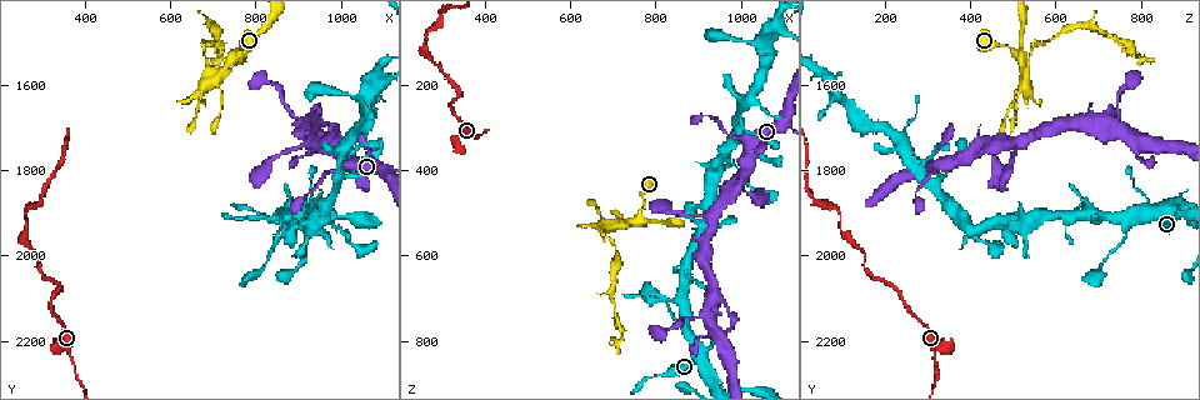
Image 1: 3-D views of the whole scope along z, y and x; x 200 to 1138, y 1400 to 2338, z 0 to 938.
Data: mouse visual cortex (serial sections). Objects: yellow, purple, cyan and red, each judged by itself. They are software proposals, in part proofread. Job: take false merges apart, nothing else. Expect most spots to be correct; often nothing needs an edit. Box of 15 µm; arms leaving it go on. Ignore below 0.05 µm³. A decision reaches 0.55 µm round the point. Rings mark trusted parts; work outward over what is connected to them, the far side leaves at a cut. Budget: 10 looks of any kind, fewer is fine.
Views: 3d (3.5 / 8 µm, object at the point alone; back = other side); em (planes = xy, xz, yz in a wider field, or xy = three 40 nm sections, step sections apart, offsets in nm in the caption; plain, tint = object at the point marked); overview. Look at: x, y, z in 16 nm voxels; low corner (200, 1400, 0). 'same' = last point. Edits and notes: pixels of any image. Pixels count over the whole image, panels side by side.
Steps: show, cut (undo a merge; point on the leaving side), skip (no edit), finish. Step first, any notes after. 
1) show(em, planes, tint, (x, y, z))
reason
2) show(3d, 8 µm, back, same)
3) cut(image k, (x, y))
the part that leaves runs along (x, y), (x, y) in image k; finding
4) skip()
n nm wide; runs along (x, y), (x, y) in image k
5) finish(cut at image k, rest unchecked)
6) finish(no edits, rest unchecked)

show(3d, 8 µm, (260, 1910, 100))

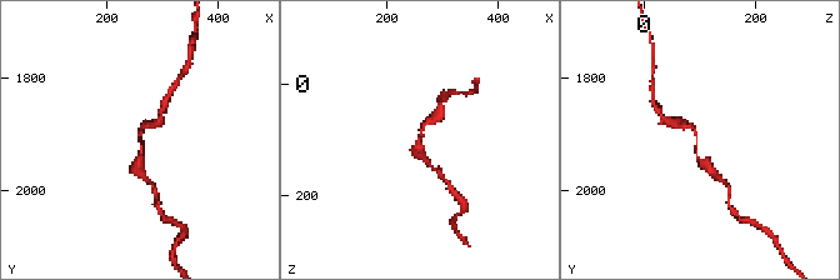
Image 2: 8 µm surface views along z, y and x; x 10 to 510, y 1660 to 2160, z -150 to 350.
show(3d, 3.5 µm, back, (265, 1915, 95))

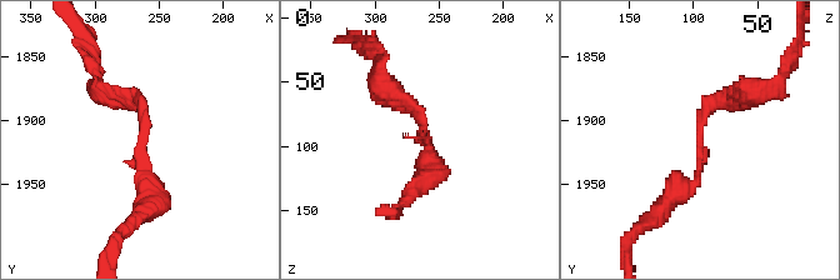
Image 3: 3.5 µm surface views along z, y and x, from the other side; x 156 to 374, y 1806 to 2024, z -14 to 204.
show(em, xy, step 3, tint, (266, 1908, 94))
arms of 150, 250 nm; need the tissue

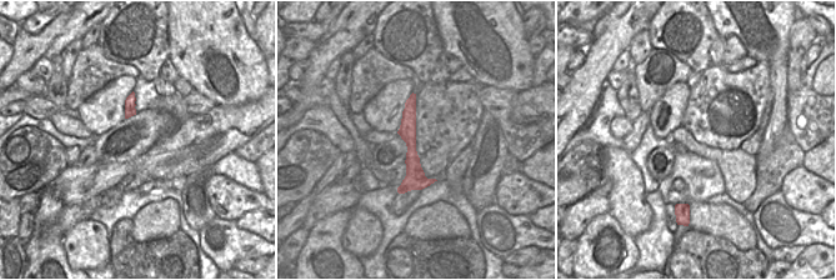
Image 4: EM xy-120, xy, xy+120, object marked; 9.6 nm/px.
skip()
170 nm wide; runs along (413, 98), (411, 180), (401, 190) in image 4; continuous, no second cell

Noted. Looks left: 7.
show(3d, 3.5 µm, (695, 1590, 540))
a fork

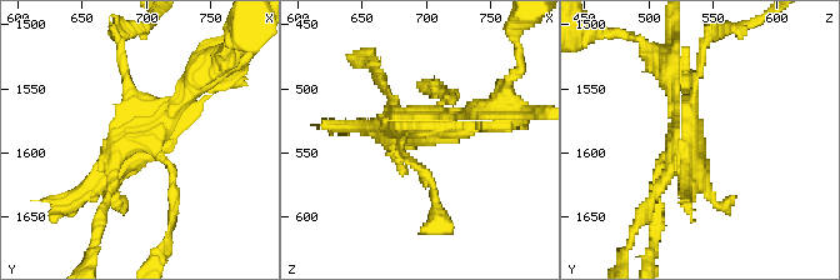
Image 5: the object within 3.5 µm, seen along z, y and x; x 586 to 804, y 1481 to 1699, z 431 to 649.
show(em, planes, tint, (692, 1594, 532))

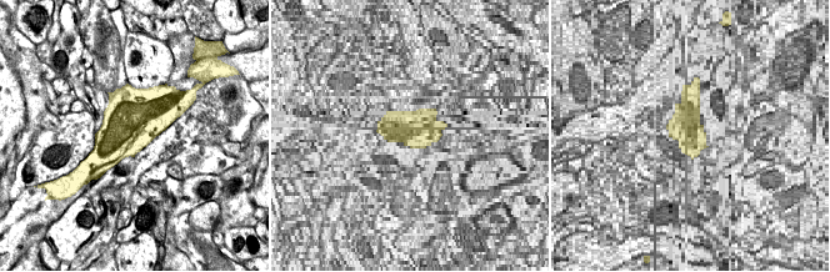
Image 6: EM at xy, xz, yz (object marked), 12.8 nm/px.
skip()
runs along (191, 94), (141, 148), (119, 64) in image 5; continuous, no second cell

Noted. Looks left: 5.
show(3d, 8 µm, (995, 1745, 435))
arms part here

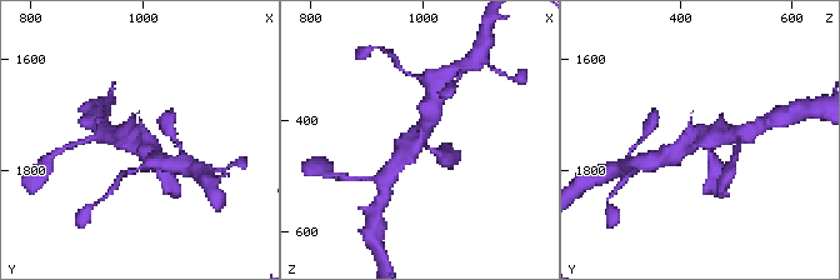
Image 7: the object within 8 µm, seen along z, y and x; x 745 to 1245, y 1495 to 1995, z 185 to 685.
show(3d, 3.5 µm, (990, 1745, 435))
closer look

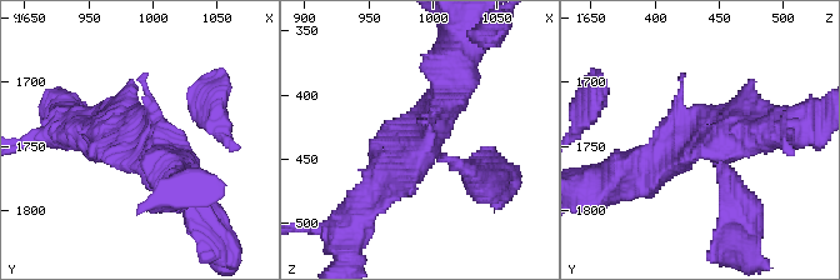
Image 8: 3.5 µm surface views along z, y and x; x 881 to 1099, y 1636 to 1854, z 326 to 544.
show(em, xy, step 2, tint, (994, 1746, 436))

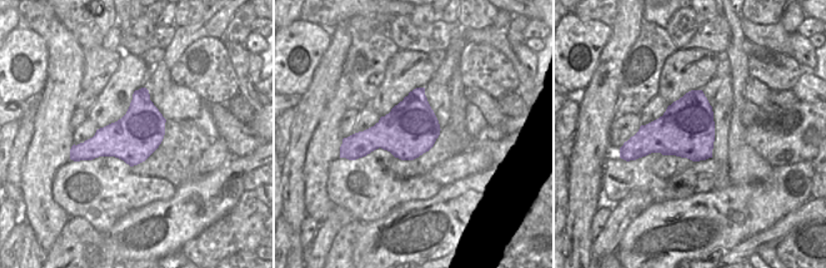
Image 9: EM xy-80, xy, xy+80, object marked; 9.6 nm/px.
skip()
runs along (455, 74), (428, 138), (366, 201) in image 8; one cell here

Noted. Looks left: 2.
show(3d, 3.5 µm, (915, 1895, 815))
small branch off a trunk

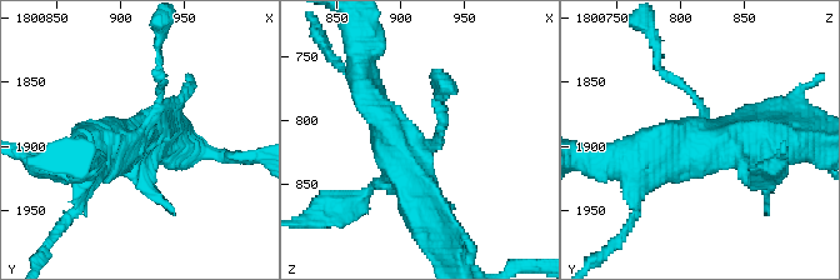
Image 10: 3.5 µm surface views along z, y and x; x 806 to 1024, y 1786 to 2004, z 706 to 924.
show(em, xy, step 1, tint, (916, 1892, 824))

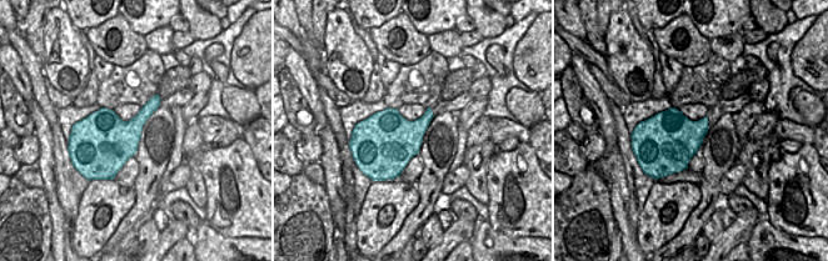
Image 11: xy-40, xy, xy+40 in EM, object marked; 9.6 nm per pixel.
skip()
runs along (90, 180), (155, 115), (159, 76) in image 10; one cell here

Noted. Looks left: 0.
finish(no edits, rest unchecked)

